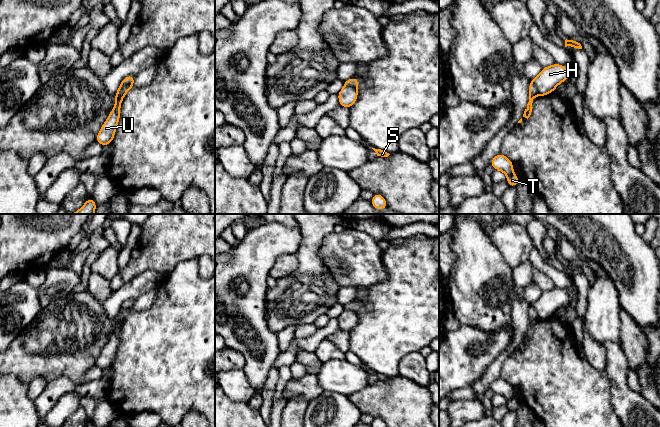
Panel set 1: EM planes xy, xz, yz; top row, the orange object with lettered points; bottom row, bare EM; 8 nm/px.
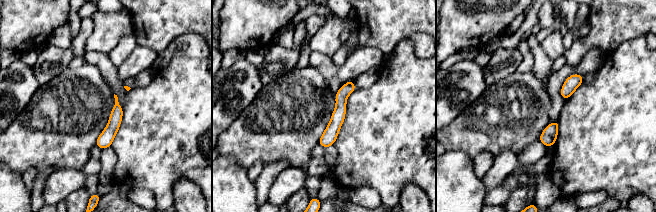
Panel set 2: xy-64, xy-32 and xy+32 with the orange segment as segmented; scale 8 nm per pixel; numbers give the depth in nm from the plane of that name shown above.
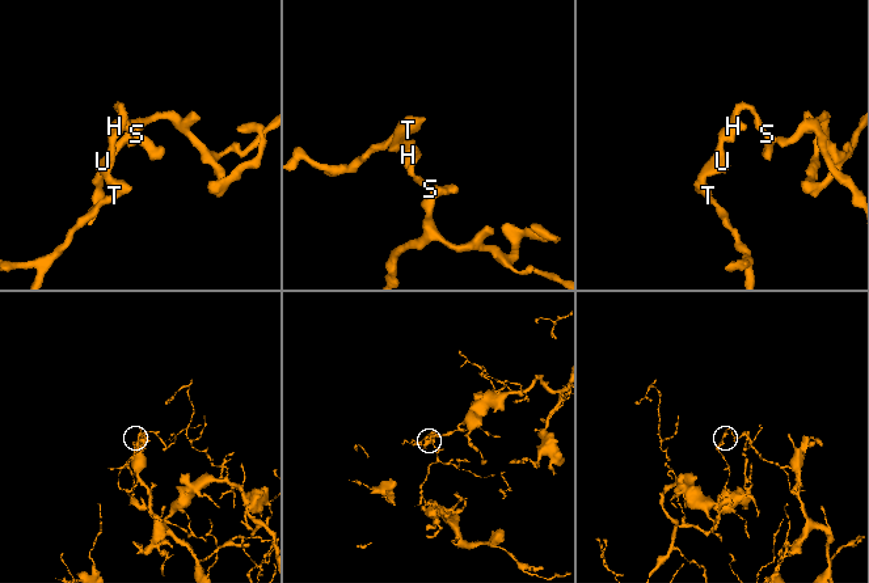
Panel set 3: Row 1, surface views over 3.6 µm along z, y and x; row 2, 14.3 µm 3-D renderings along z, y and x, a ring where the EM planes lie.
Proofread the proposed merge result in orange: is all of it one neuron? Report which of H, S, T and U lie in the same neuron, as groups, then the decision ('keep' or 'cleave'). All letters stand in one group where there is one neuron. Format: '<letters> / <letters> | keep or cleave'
H S / T U | cleave

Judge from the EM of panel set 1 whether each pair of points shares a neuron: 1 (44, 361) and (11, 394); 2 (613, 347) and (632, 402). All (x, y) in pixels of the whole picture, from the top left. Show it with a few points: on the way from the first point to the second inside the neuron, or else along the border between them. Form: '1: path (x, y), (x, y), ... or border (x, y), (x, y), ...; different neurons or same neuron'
1: border (10, 373), (14, 374), (27, 386); different neurons
2: path (616, 361), (619, 388); same neuron

